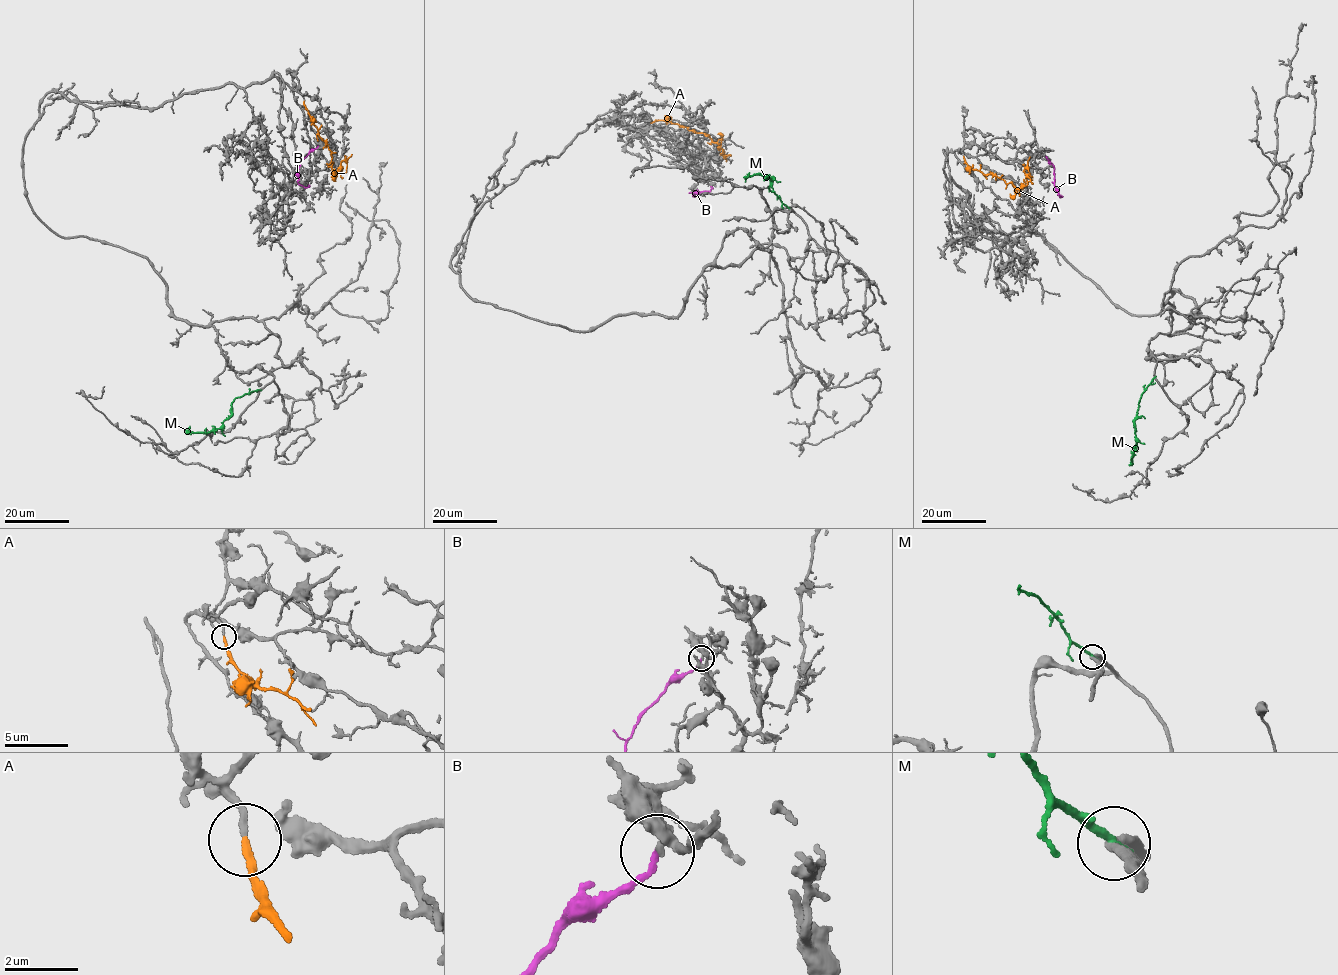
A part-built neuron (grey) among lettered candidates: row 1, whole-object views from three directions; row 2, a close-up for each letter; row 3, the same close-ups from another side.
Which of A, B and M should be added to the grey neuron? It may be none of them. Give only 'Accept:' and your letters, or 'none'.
Accept: A

